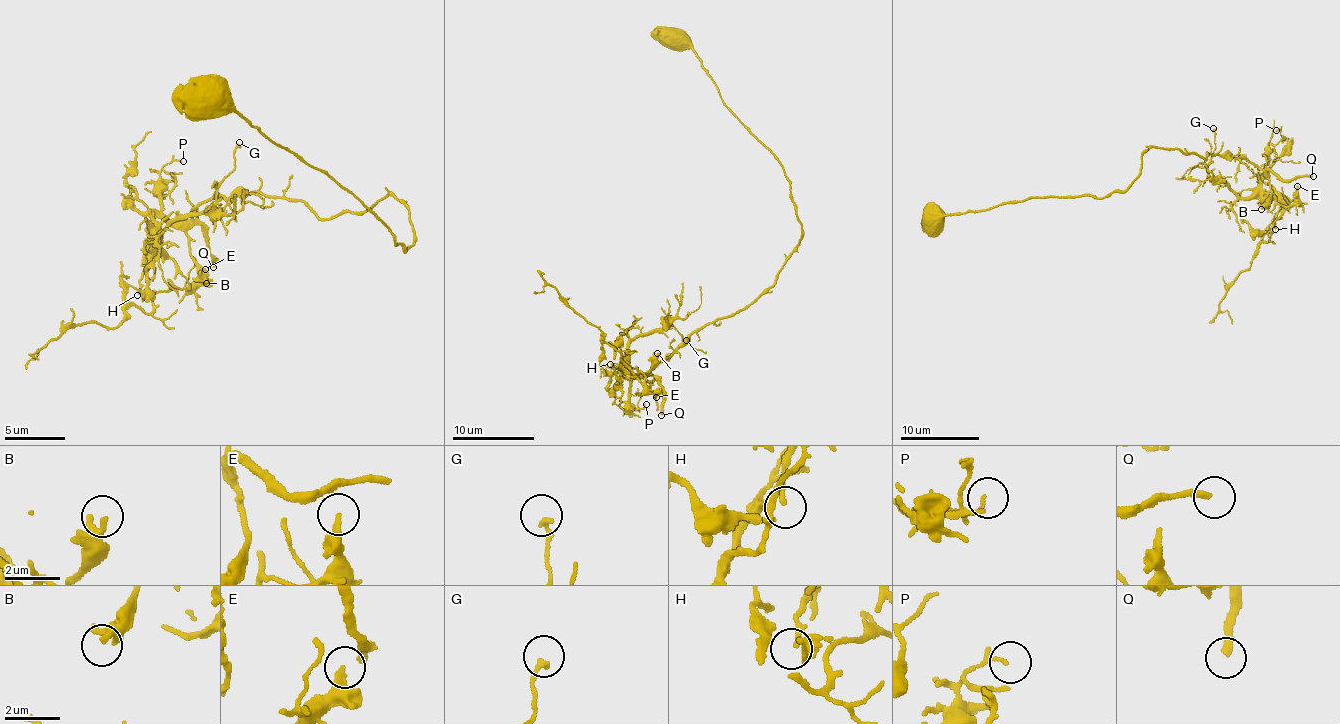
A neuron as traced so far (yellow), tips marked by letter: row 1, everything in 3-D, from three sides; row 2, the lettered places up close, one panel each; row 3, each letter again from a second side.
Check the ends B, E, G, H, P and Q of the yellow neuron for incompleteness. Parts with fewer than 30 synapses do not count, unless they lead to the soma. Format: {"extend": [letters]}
{"extend": ["Q"]}

